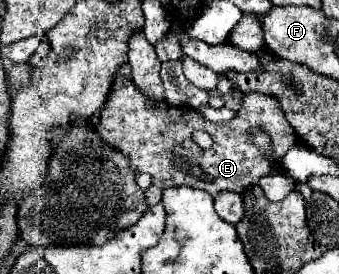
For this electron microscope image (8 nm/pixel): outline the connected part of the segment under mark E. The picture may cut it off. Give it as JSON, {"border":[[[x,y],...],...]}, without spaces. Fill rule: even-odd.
{"border":[[[127,77],[115,79],[107,103],[97,115],[95,131],[105,145],[113,147],[129,159],[131,171],[149,173],[153,185],[161,189],[173,185],[189,185],[203,189],[213,197],[221,191],[233,191],[241,195],[251,183],[257,183],[259,177],[281,171],[281,155],[285,155],[285,149],[297,141],[293,127],[285,121],[281,105],[275,97],[263,93],[247,93],[235,119],[227,123],[211,123],[195,113],[195,109],[169,105],[167,101],[145,101],[145,97],[137,93],[137,87]],[[253,127],[263,127],[271,135],[271,159],[263,157],[263,153],[251,143],[249,129]],[[195,129],[203,129],[213,137],[211,149],[201,149],[191,139]]]}

